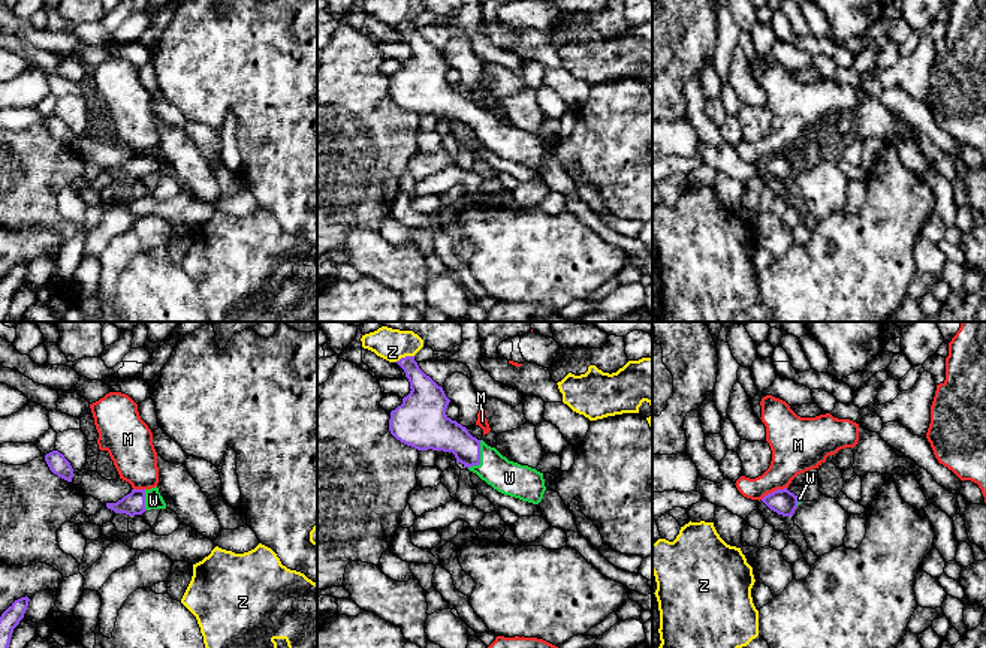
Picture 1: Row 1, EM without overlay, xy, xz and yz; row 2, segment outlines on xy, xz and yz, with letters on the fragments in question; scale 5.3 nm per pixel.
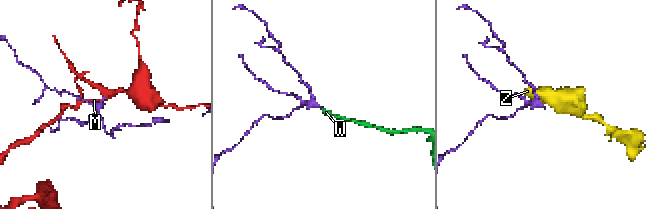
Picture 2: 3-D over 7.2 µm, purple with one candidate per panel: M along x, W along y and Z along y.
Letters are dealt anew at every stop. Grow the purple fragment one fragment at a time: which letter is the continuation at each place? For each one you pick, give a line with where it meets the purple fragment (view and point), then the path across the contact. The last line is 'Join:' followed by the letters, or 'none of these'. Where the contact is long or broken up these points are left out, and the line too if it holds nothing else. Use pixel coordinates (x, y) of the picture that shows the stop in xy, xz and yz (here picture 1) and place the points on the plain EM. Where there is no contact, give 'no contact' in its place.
W: xz (479, 121)
Join: W

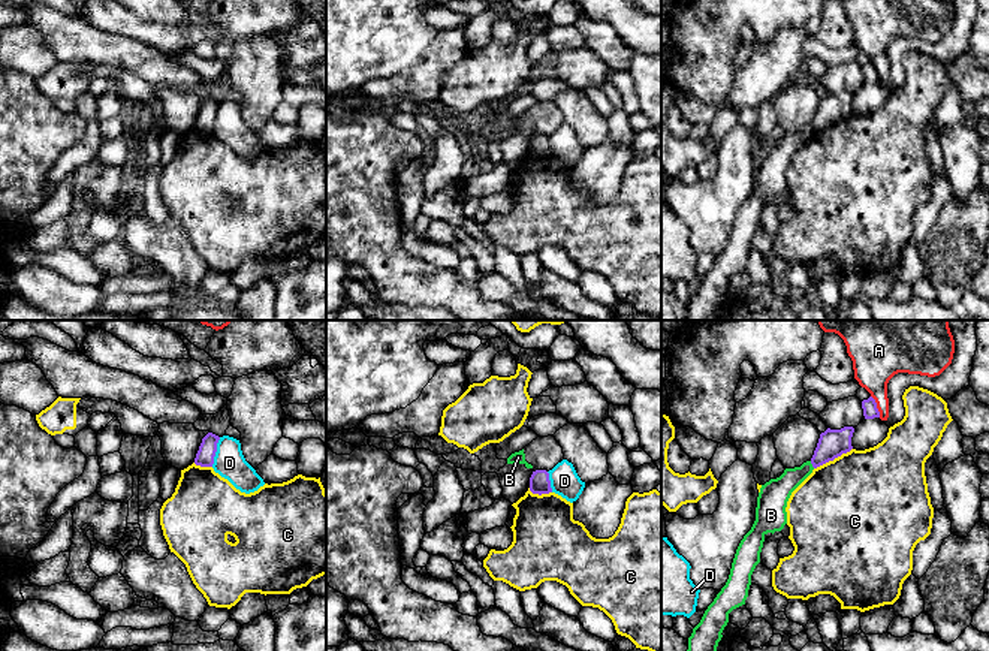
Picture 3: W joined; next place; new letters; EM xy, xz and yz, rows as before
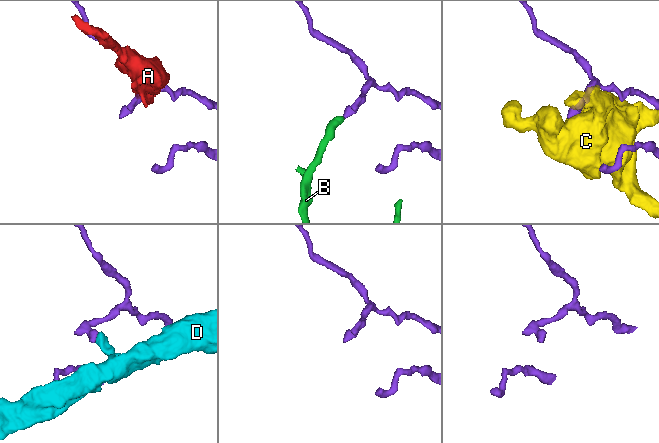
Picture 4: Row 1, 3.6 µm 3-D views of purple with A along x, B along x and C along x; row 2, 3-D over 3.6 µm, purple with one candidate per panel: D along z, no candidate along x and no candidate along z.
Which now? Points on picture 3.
Join: none of these

